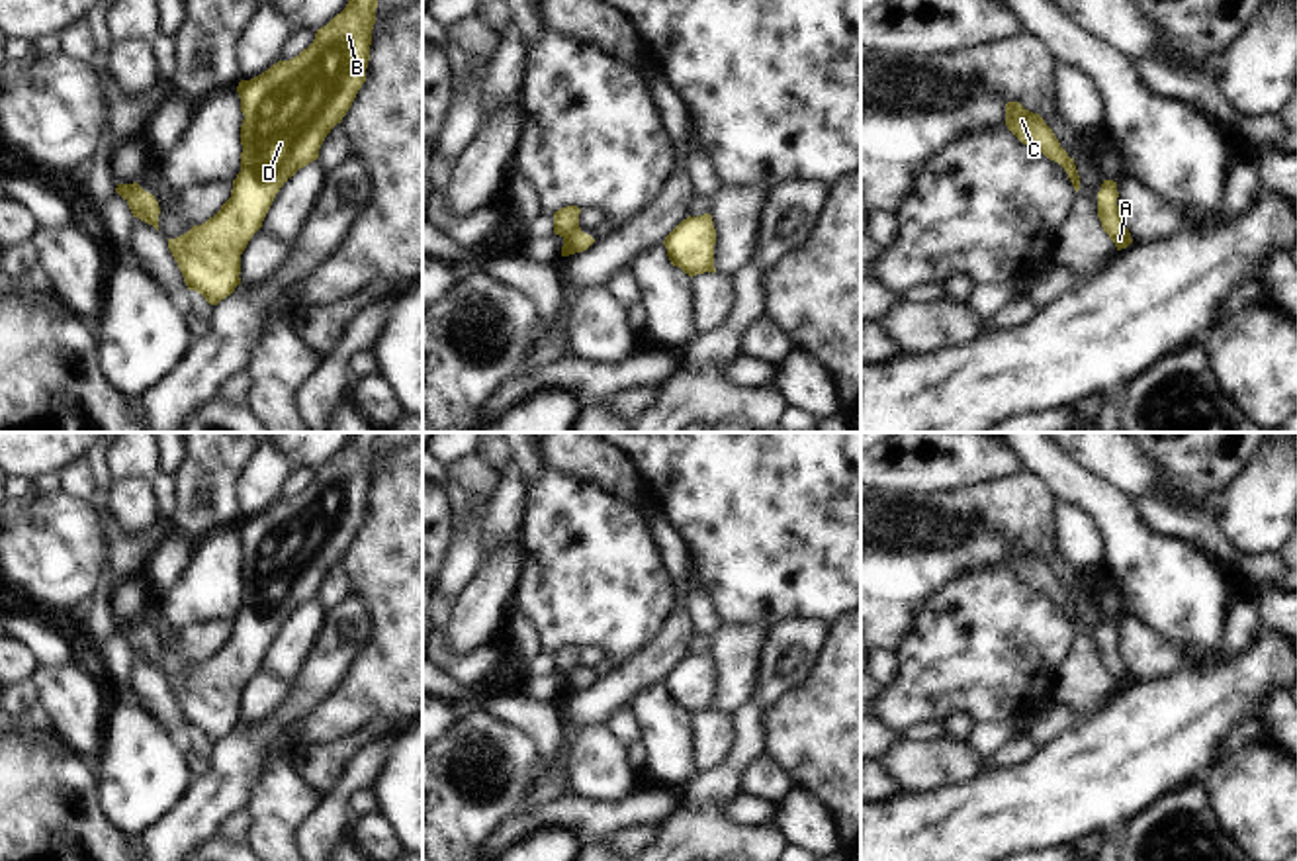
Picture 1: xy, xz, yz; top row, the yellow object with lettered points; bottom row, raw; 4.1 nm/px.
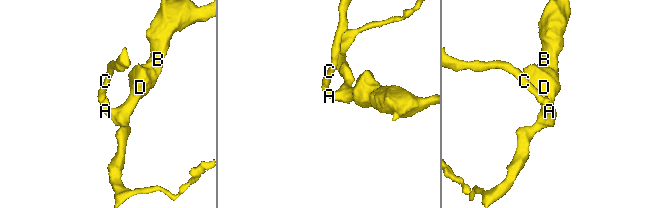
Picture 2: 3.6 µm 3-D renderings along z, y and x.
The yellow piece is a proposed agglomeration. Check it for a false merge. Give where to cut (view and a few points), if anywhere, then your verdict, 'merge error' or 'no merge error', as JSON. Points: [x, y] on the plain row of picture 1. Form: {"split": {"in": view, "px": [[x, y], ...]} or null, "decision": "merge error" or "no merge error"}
{"split": null, "decision": "no merge error"}

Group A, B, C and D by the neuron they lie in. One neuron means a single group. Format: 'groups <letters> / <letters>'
groups A B C D

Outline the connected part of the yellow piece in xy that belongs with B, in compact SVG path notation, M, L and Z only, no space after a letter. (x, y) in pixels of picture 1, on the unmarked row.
M352 432L346 446L317 468L313 481L297 495L239 521L243 591L231 636L205 661L168 677L188 728L201 732L207 742L217 744L241 722L241 693L262 665L276 632L299 607L319 597L325 575L342 560L366 521L378 438L380 432Z

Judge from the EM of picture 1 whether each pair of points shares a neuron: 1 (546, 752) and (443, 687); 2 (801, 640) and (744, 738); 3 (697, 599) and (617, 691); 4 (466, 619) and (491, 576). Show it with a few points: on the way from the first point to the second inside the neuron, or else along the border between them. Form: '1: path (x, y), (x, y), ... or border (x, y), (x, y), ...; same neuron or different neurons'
1: path (529, 723), (515, 709), (472, 705); same neuron
2: border (752, 697), (765, 707); different neurons
3: border (689, 564), (685, 609), (695, 633); different neurons
4: path (476, 609), (488, 597), (491, 586); same neuron

